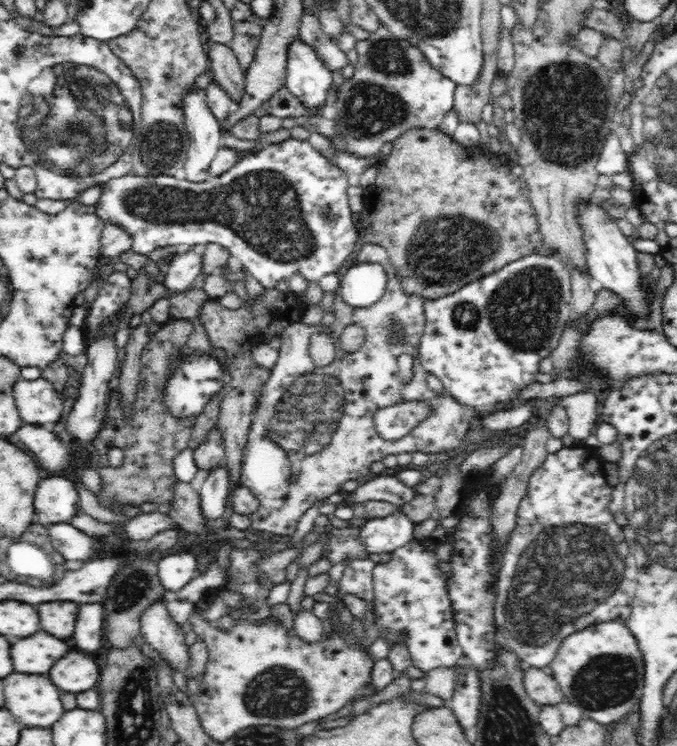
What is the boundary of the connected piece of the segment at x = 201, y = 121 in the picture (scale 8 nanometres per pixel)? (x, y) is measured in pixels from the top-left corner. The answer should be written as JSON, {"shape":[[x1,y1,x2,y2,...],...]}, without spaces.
{"shape":[[192,87,184,96,184,120,189,134,185,178,204,182,210,177,210,164,222,146,220,126,207,104,207,92]]}

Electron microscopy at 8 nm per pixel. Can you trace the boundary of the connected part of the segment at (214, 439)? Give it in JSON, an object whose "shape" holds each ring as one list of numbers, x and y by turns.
{"shape":[[218,426,211,429,207,433,205,441,201,442,193,450,196,465,198,465,198,469,202,470,201,477,210,472,214,467,224,466,225,456,223,433]]}

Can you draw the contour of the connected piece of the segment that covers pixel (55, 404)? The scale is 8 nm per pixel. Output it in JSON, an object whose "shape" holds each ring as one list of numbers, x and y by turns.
{"shape":[[42,376,36,380,20,378,12,394,24,424,52,424,62,418,65,404,60,392]]}

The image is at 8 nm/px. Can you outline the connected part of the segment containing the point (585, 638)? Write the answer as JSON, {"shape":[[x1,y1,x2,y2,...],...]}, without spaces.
{"shape":[[609,619,604,622,587,626,584,630,570,634,561,640,554,660,548,670,536,667,526,667,524,671,524,686,528,695,540,706,555,705,564,700,579,706,584,718,592,718,600,724,608,726,639,708,639,702,644,688,644,657,639,643,627,623,621,619]]}

